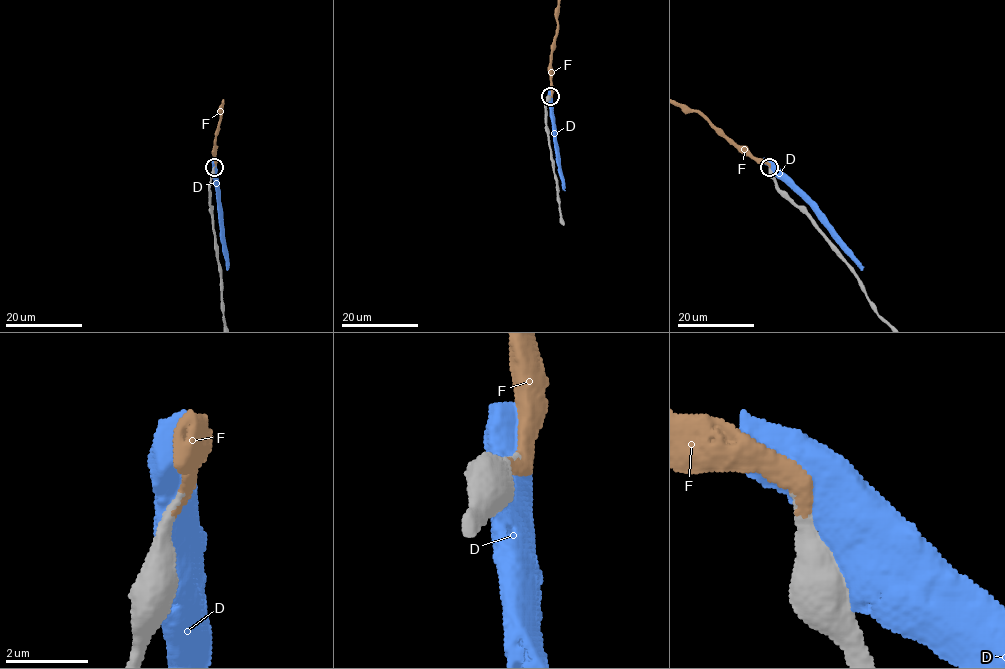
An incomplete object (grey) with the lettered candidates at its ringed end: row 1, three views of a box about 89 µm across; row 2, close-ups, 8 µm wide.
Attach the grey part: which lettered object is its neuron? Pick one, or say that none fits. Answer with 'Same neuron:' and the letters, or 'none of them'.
Same neuron: F

